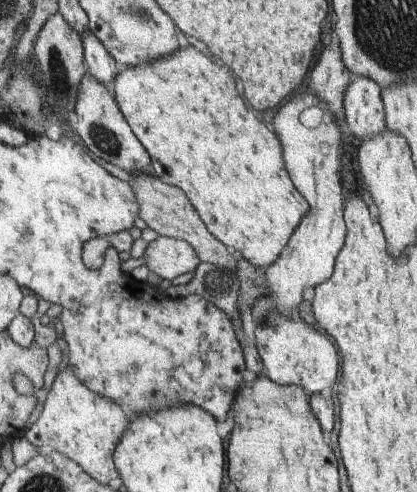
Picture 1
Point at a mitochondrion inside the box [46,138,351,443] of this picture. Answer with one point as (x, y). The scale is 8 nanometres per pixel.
(218, 285)

